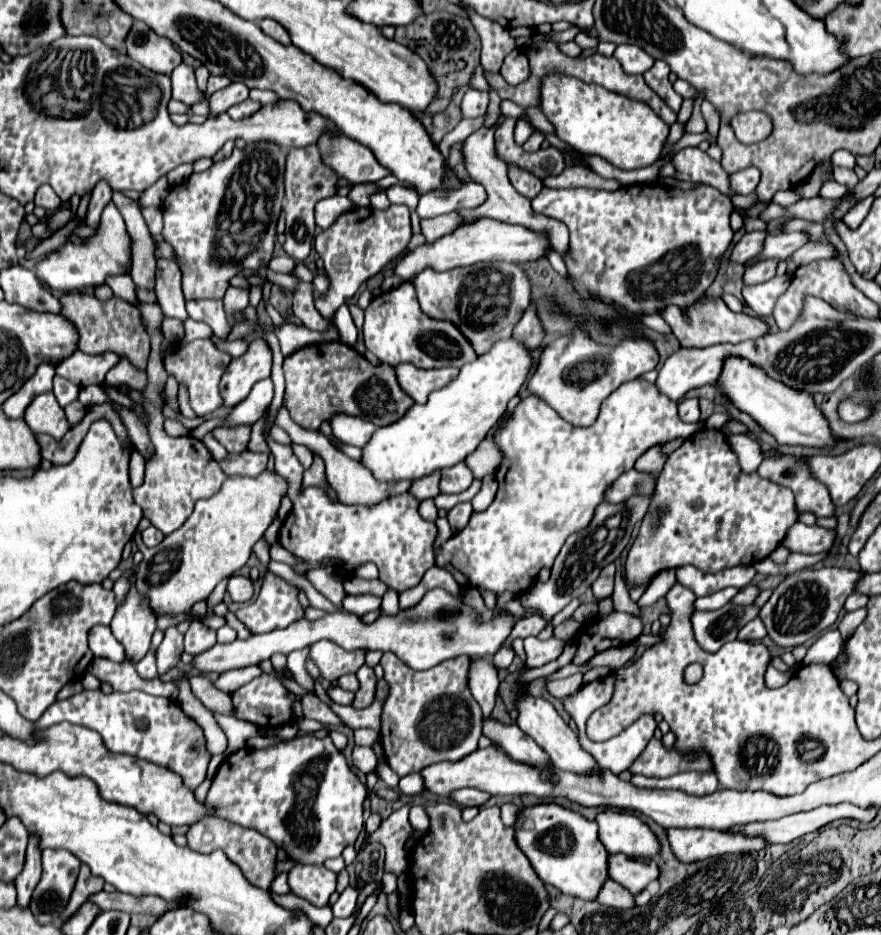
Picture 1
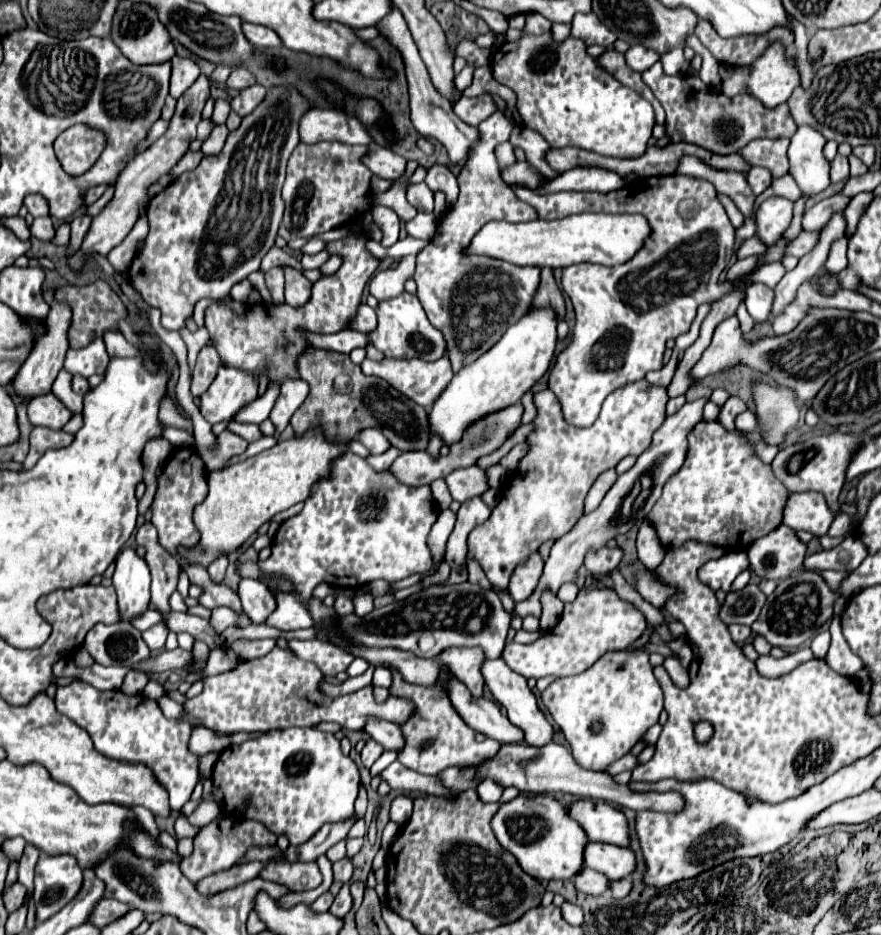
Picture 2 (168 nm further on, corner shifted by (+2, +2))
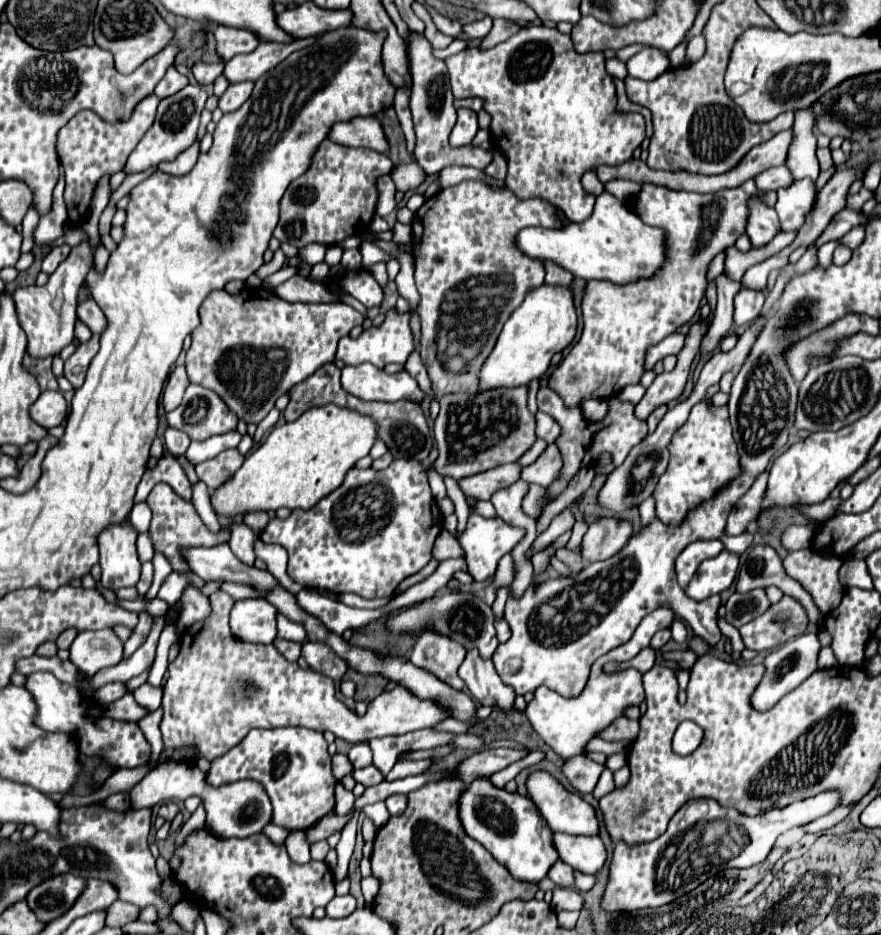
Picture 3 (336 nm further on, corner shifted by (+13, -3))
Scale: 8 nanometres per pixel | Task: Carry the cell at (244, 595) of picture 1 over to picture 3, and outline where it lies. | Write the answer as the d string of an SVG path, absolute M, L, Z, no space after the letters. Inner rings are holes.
M239 599L231 609L231 631L247 643L273 643L277 609L265 599Z

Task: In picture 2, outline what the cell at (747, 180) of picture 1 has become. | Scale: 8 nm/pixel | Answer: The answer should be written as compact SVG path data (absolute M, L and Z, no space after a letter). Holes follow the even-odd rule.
M754 166L754 168L746 174L746 180L748 180L748 184L752 186L754 194L760 196L766 188L770 188L770 184L772 184L772 174L770 174L770 170L764 170L764 168Z

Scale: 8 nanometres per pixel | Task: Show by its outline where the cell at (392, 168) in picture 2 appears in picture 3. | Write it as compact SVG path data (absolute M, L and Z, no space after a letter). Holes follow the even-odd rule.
M407 163L407 165L399 165L399 167L393 167L393 171L389 173L395 187L399 191L409 191L409 189L415 189L423 183L425 179L425 171L417 165L417 163Z

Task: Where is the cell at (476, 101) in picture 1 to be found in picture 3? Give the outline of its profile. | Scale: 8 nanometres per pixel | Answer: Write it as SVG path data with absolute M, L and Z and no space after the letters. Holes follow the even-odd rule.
M457 109L457 123L451 131L449 143L451 147L465 147L473 141L475 133L477 133L477 113L469 111L469 109Z

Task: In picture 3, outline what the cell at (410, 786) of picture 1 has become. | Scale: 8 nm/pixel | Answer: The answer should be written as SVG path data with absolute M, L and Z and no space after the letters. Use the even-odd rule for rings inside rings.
M369 765L365 769L353 771L353 777L355 777L357 783L363 783L365 787L373 787L373 785L377 785L377 783L383 781L383 773L375 765Z

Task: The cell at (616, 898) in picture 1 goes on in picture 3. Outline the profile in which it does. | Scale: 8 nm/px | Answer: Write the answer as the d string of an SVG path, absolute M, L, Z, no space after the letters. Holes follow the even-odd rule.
M557 861L557 863L551 867L549 877L551 877L551 881L553 881L557 887L567 887L567 889L573 889L573 887L575 887L575 871L573 871L567 863Z

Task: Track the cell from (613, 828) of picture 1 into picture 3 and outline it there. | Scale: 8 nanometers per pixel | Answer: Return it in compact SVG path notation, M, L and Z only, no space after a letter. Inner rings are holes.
M543 771L531 773L527 781L527 791L535 805L539 807L543 819L549 823L549 827L553 827L553 831L561 831L567 835L599 835L599 819L595 815L595 809L589 803L585 803L579 795L569 793L549 773Z

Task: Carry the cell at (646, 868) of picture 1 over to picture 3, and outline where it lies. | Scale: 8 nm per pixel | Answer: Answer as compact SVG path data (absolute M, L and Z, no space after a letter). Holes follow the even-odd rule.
M555 833L553 843L561 861L571 865L575 871L597 875L607 861L607 851L599 837L571 837Z

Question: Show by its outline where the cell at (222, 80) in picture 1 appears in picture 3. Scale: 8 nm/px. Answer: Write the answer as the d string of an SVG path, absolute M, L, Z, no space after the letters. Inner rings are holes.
M195 63L191 71L199 85L209 85L223 73L223 63Z

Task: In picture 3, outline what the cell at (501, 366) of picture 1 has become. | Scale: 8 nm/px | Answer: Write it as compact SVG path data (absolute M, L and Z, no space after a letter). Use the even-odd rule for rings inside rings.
M541 285L537 289L531 289L525 301L511 313L491 355L483 363L479 371L479 387L475 391L501 387L513 389L539 379L549 369L553 353L563 351L571 343L571 339L575 337L575 329L577 315L573 307L573 295L567 287Z

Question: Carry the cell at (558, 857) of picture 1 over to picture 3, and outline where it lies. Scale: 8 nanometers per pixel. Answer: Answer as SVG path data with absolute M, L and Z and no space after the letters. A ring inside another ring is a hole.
M475 779L463 793L459 809L467 835L477 839L501 865L509 869L515 879L539 883L547 877L553 861L559 859L557 849L553 847L553 829L545 823L545 819L541 819L541 813L533 807L533 799L529 797L497 789L489 783L489 779Z

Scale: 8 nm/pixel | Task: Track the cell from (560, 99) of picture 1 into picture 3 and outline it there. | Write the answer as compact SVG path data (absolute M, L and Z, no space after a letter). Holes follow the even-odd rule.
M533 25L527 29L521 29L519 33L515 33L511 39L495 45L493 49L487 51L479 51L479 49L465 49L459 55L453 55L449 59L445 59L447 69L449 69L449 77L451 77L451 91L455 97L483 97L485 99L485 111L491 113L493 121L491 121L491 135L493 135L493 147L501 149L507 155L507 163L509 163L509 173L505 177L507 187L519 197L519 199L547 199L549 203L557 205L563 209L563 213L567 215L569 221L583 221L593 213L596 196L588 194L582 187L581 175L585 171L591 171L591 167L599 167L599 165L617 165L617 163L625 163L625 159L633 157L633 151L641 145L641 141L645 139L645 121L643 115L639 113L619 113L617 111L617 93L615 93L615 85L611 75L605 71L605 57L603 53L577 53L573 49L571 37L565 33L559 33L557 29L545 27L545 25Z

